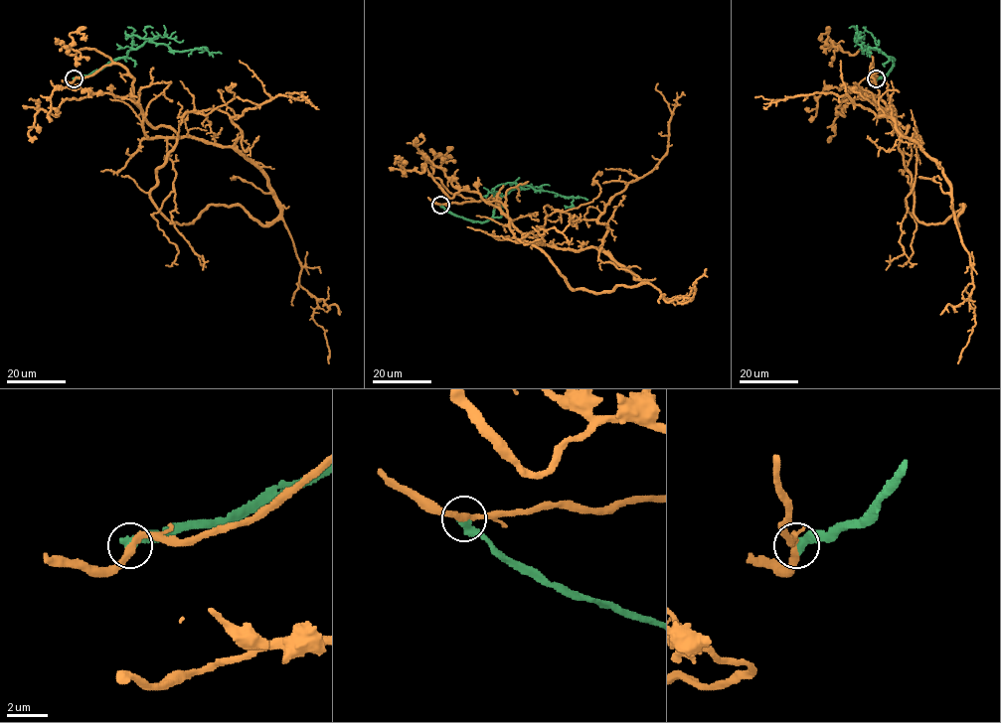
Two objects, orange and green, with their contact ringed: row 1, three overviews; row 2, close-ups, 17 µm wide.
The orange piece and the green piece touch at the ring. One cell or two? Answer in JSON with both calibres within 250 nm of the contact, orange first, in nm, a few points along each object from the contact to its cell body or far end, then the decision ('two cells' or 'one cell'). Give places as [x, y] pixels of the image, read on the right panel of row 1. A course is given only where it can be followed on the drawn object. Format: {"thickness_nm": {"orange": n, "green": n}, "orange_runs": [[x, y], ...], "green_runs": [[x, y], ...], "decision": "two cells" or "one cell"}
{"thickness_nm": {"orange": 320, "green": 500}, "orange_runs": [[876, 78], [872, 63], [893, 121], [920, 138], [947, 179], [973, 286], [975, 324], [957, 363]], "green_runs": [[876, 78], [892, 69], [894, 60], [869, 49], [860, 41], [856, 43], [863, 52], [869, 47], [871, 54]], "decision": "two cells"}

